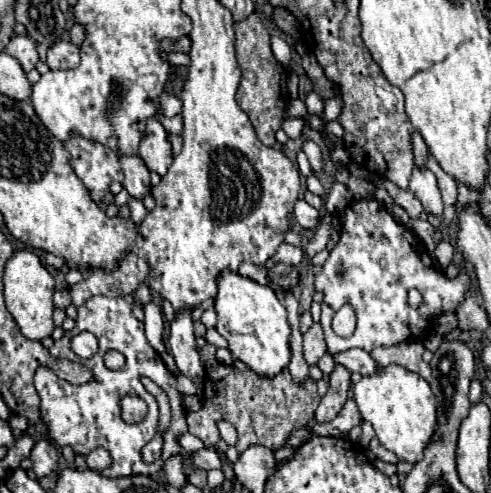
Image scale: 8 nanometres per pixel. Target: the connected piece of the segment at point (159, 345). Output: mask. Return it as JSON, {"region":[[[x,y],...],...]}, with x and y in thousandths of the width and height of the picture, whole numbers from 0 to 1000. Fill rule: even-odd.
{"region":[[[305,613],[291,623],[293,629],[293,667],[305,700],[322,716],[338,712],[334,696],[332,671],[332,647],[328,645],[328,625]]]}

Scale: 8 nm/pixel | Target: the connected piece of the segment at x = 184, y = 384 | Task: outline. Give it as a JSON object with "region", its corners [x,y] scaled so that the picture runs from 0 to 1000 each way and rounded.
{"region":[[[365,759],[360,761],[360,789],[373,801],[405,801],[409,795],[409,783],[395,779],[379,763]]]}

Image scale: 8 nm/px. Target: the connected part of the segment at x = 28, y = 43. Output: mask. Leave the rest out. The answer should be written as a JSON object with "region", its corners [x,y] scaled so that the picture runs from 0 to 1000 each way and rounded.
{"region":[[[29,73],[12,97],[20,114],[29,114],[49,146],[61,146],[73,126],[77,126],[77,105],[73,105],[73,85],[61,73]]]}

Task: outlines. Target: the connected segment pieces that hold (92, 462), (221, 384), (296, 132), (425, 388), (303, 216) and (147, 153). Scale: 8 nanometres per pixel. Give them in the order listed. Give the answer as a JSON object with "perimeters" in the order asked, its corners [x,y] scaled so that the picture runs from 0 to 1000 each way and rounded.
{"perimeters":[[[[191,909],[175,925],[175,941],[179,941],[179,949],[196,949],[204,957],[204,953],[212,953],[212,949],[220,949],[228,941],[228,929],[212,909]]],[[[424,694],[415,706],[407,706],[407,726],[420,738],[411,828],[403,836],[379,836],[379,860],[383,876],[407,888],[415,905],[440,905],[440,897],[448,892],[444,856],[460,852],[485,872],[485,917],[497,917],[513,901],[534,901],[554,913],[566,913],[595,872],[623,868],[627,856],[640,848],[652,799],[635,767],[623,767],[615,779],[603,779],[587,746],[578,746],[554,767],[534,767],[509,746],[489,755],[477,742],[448,738],[440,730],[440,702]]],[[[582,239],[574,247],[572,260],[580,266],[589,280],[603,282],[613,274],[619,254],[621,243],[615,239]]],[[[778,742],[754,763],[737,763],[737,771],[721,783],[721,807],[733,828],[741,856],[754,856],[774,901],[798,913],[815,933],[847,937],[855,933],[855,917],[864,917],[864,901],[880,888],[880,868],[888,868],[888,811],[876,791],[876,779],[811,742]]],[[[607,406],[603,410],[599,438],[603,438],[603,450],[615,462],[644,462],[644,454],[652,450],[652,430],[644,422],[635,422],[623,406]]],[[[318,239],[297,243],[297,260],[285,284],[285,296],[281,296],[281,312],[297,329],[301,345],[322,349],[326,357],[342,349],[342,337],[350,333],[350,308],[346,308],[346,292],[338,280],[338,264]]]]}

